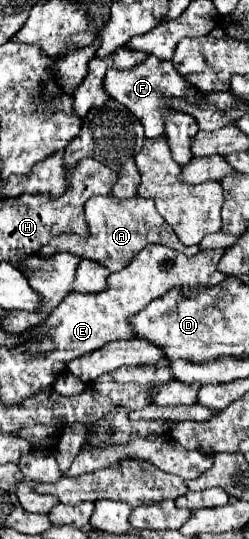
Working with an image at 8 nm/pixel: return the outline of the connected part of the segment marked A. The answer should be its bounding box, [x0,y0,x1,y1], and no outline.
[37,196,199,272]

